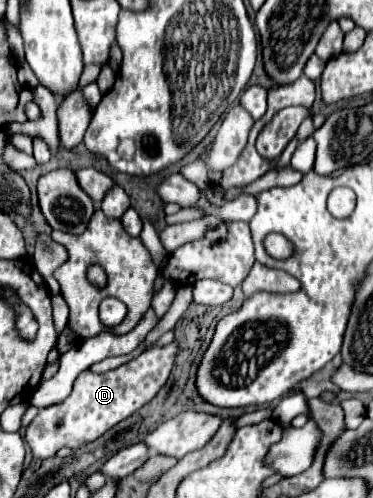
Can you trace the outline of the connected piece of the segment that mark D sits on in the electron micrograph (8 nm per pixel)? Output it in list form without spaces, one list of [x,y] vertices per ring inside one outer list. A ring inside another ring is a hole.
[[[172,342],[164,348],[152,348],[138,358],[122,364],[120,368],[104,374],[92,374],[90,370],[84,370],[74,380],[72,394],[64,402],[40,410],[32,424],[26,428],[26,442],[32,450],[32,456],[44,460],[54,456],[62,446],[84,446],[88,442],[94,442],[120,420],[128,418],[132,412],[136,412],[156,396],[172,370],[174,354],[176,344]]]

